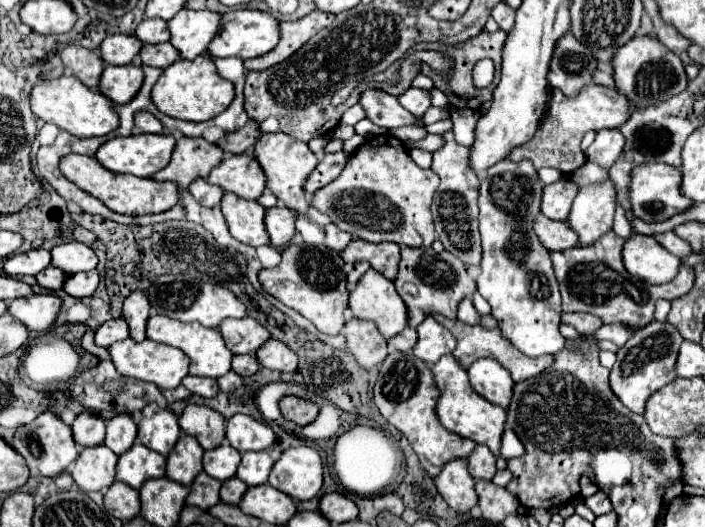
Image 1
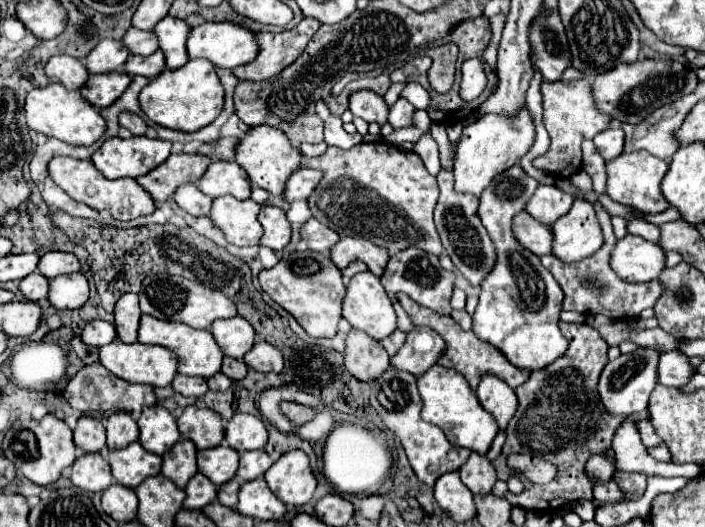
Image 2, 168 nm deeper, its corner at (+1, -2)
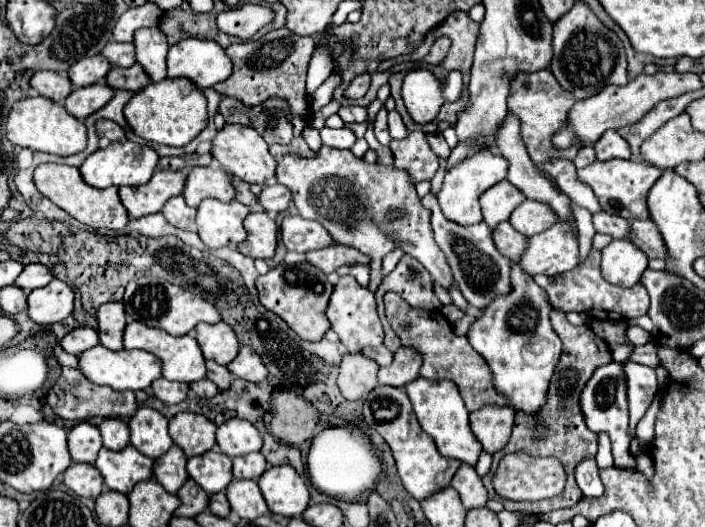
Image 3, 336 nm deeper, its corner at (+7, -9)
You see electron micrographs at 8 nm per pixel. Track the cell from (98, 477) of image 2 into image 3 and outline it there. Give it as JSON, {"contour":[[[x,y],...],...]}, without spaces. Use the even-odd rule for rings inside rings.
{"contour":[[[71,463],[69,469],[65,471],[63,483],[79,497],[95,499],[97,495],[103,493],[103,477],[99,469],[91,463]]]}

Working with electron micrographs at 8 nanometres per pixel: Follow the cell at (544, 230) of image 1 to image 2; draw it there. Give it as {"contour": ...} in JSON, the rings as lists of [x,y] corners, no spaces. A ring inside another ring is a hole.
{"contour":[[[519,212],[515,218],[513,218],[513,234],[515,234],[515,240],[531,250],[533,254],[537,256],[545,256],[545,254],[551,254],[551,230],[549,226],[541,224],[541,222],[535,222],[535,218],[531,218],[527,212]]]}

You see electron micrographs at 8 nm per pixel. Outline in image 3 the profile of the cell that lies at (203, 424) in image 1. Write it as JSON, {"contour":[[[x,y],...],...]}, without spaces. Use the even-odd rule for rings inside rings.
{"contour":[[[183,411],[183,413],[177,413],[171,421],[169,421],[169,433],[171,433],[171,439],[175,445],[179,445],[187,457],[195,457],[195,455],[189,455],[189,453],[205,453],[205,451],[211,451],[215,447],[215,423],[211,419],[207,419],[205,415],[199,415],[199,413],[191,413],[191,411]]]}

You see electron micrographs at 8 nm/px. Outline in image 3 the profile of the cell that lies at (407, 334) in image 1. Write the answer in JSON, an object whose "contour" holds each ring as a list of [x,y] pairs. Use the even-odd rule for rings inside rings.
{"contour":[[[379,345],[379,347],[369,347],[369,349],[363,349],[367,353],[367,357],[375,359],[381,367],[389,365],[393,361],[393,353],[385,347],[385,345]]]}

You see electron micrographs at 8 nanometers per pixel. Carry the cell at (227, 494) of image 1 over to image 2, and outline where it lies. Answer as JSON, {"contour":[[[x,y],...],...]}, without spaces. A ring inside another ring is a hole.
{"contour":[[[229,480],[229,482],[225,482],[223,486],[219,486],[219,496],[217,496],[217,500],[219,500],[223,506],[235,508],[235,506],[237,506],[237,494],[239,494],[239,482],[237,482],[237,480]]]}

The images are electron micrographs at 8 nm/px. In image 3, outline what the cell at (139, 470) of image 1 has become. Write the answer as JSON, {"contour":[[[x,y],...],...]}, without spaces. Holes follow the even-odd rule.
{"contour":[[[127,445],[127,449],[121,451],[109,451],[103,447],[95,467],[101,471],[109,489],[125,495],[131,493],[139,481],[147,481],[153,475],[153,461],[133,449],[133,445]]]}

